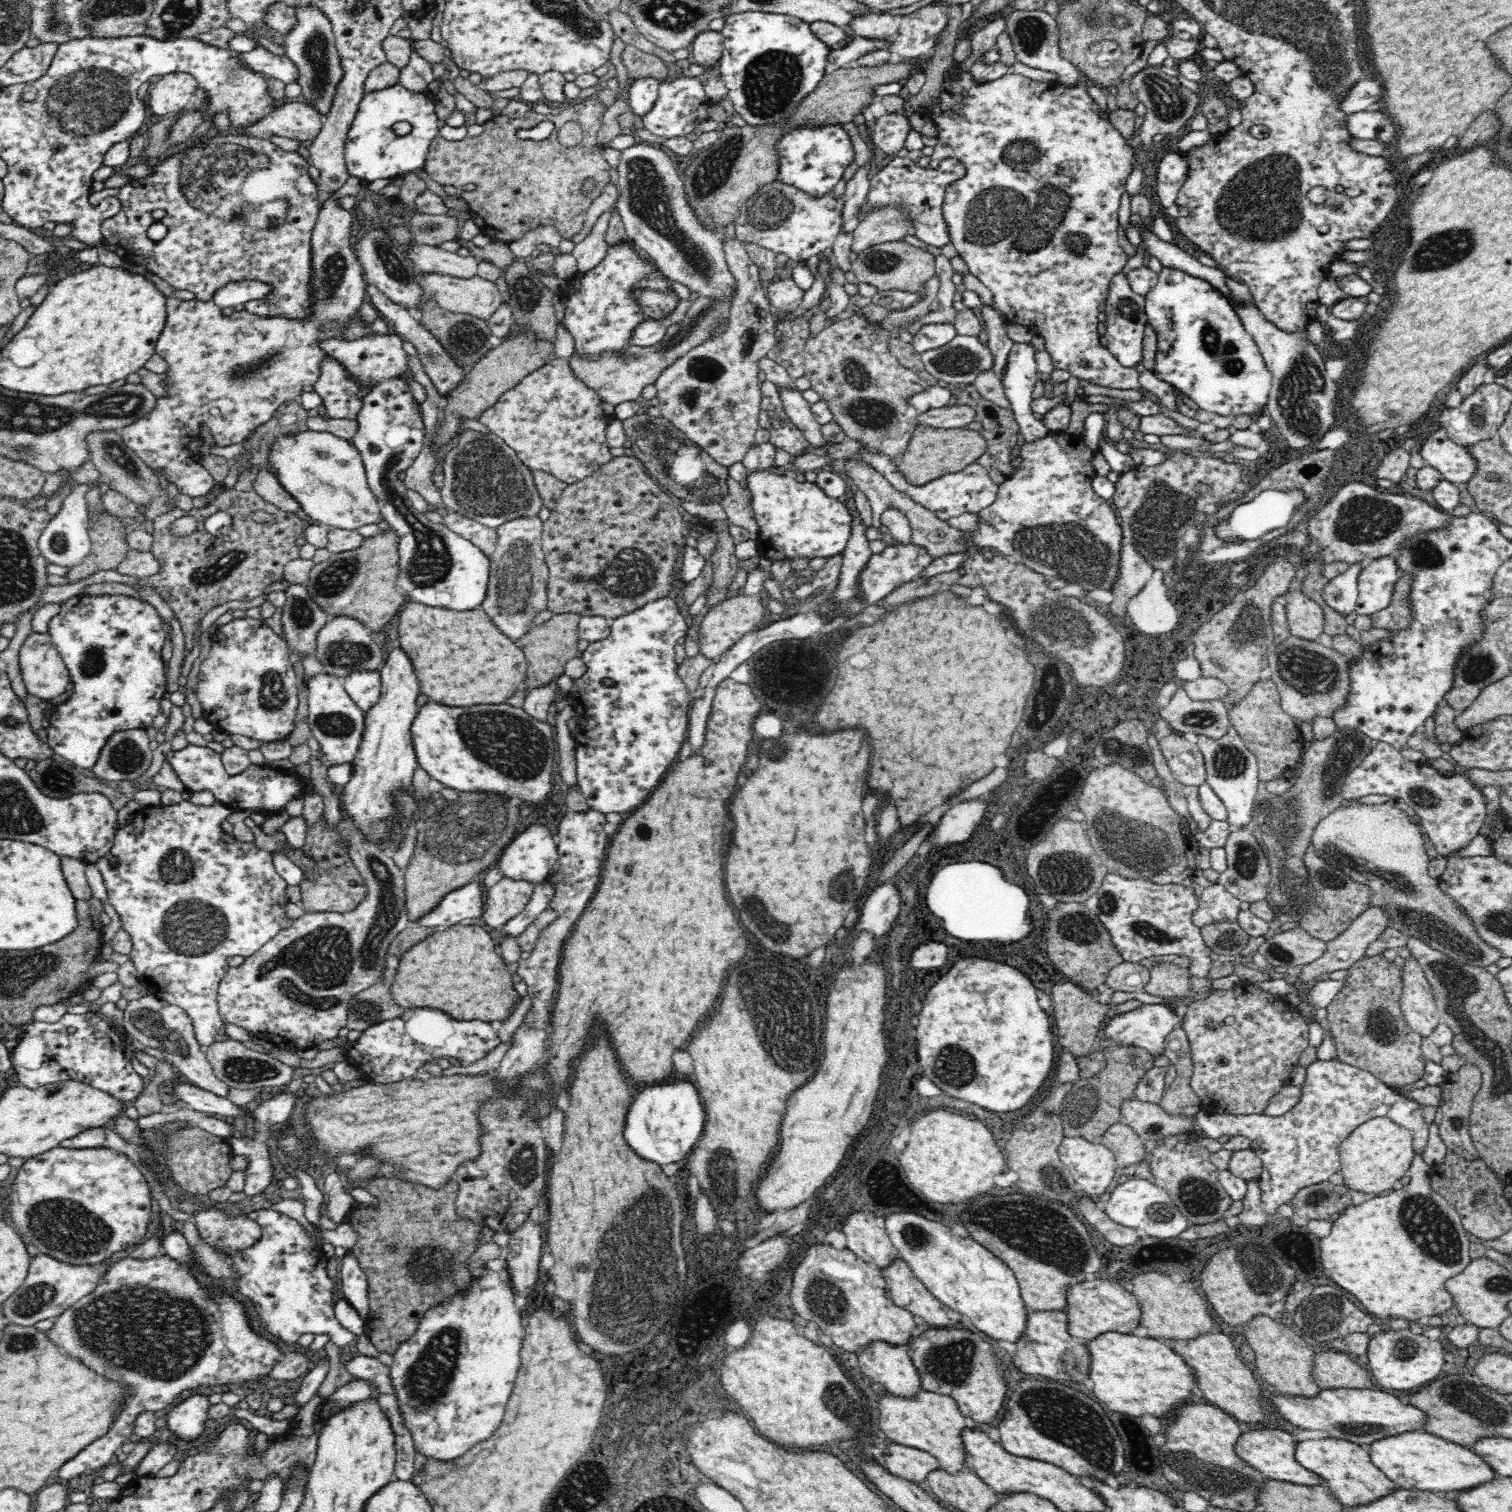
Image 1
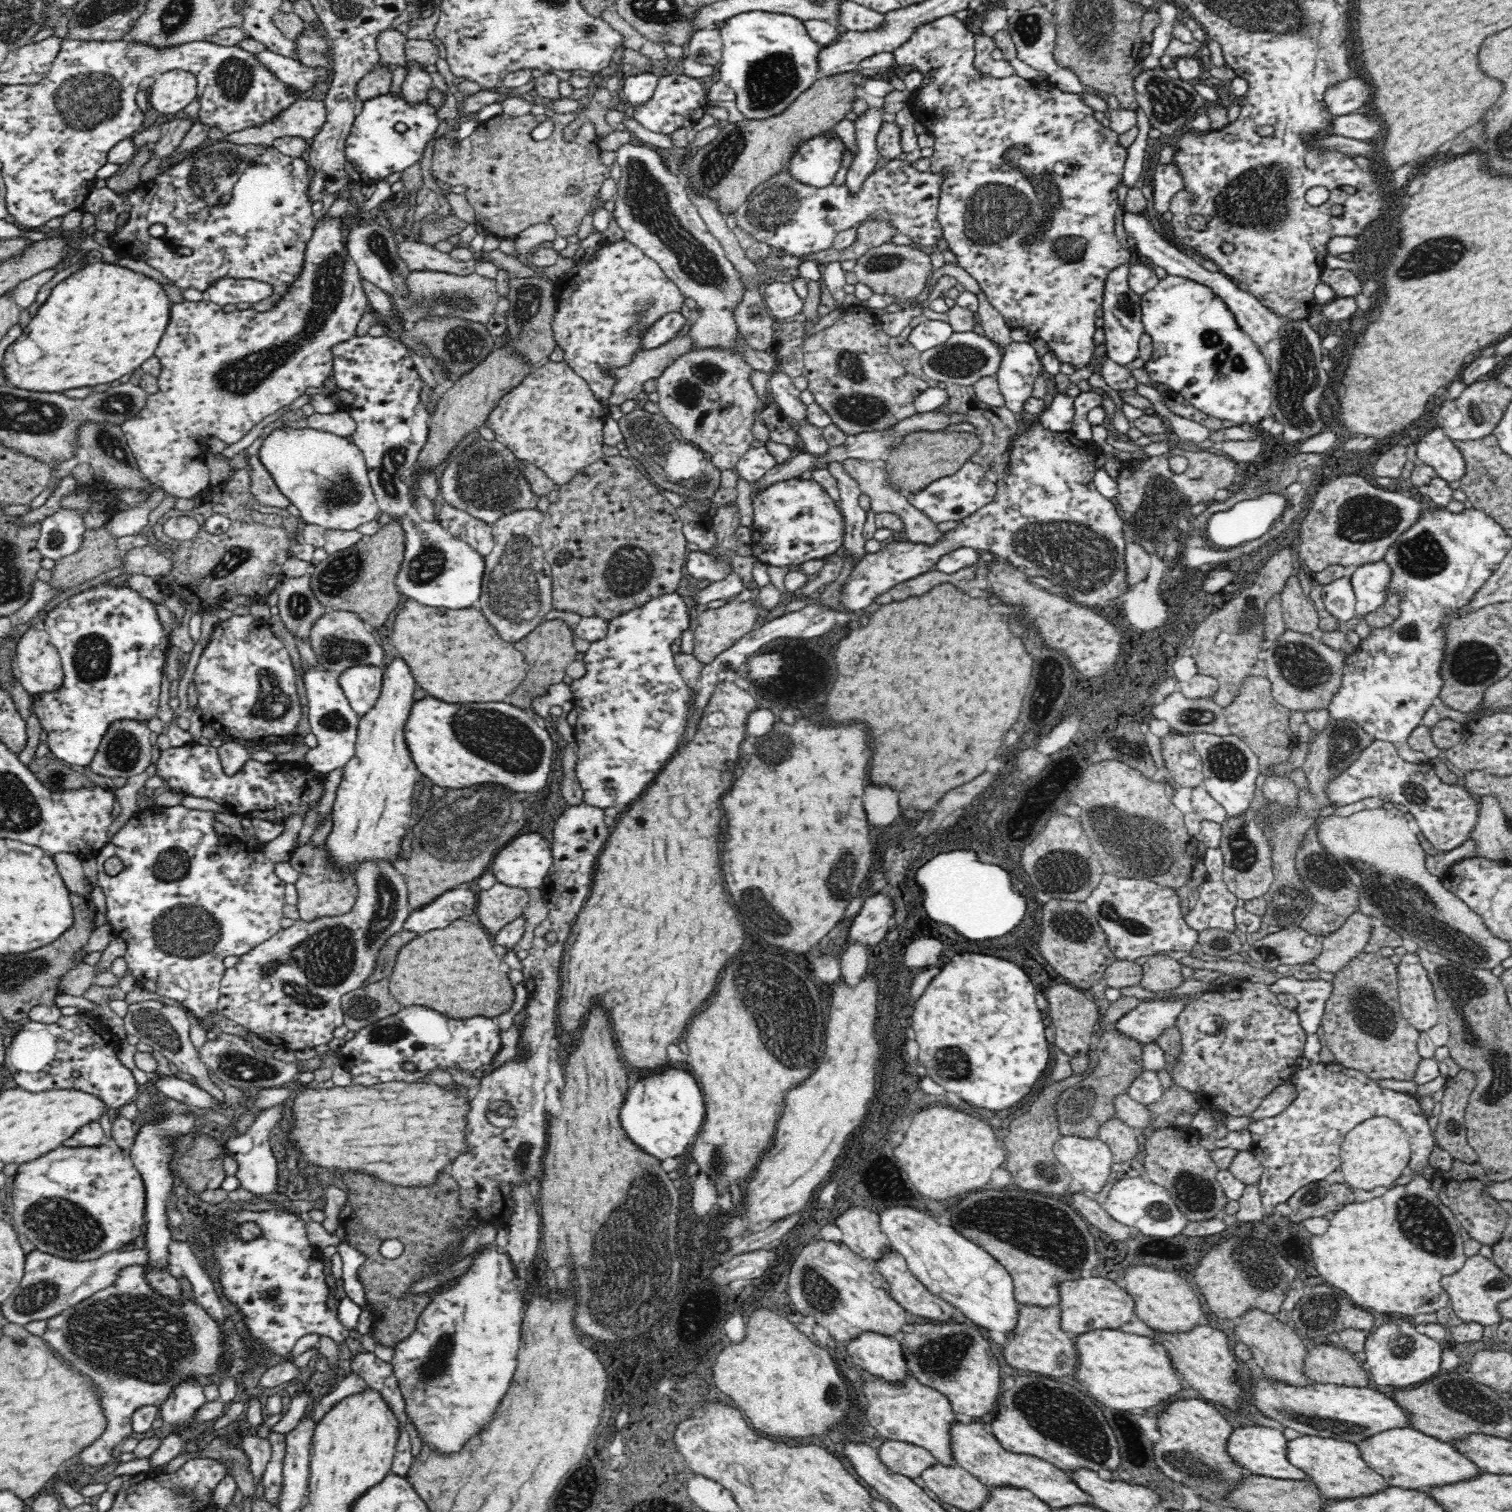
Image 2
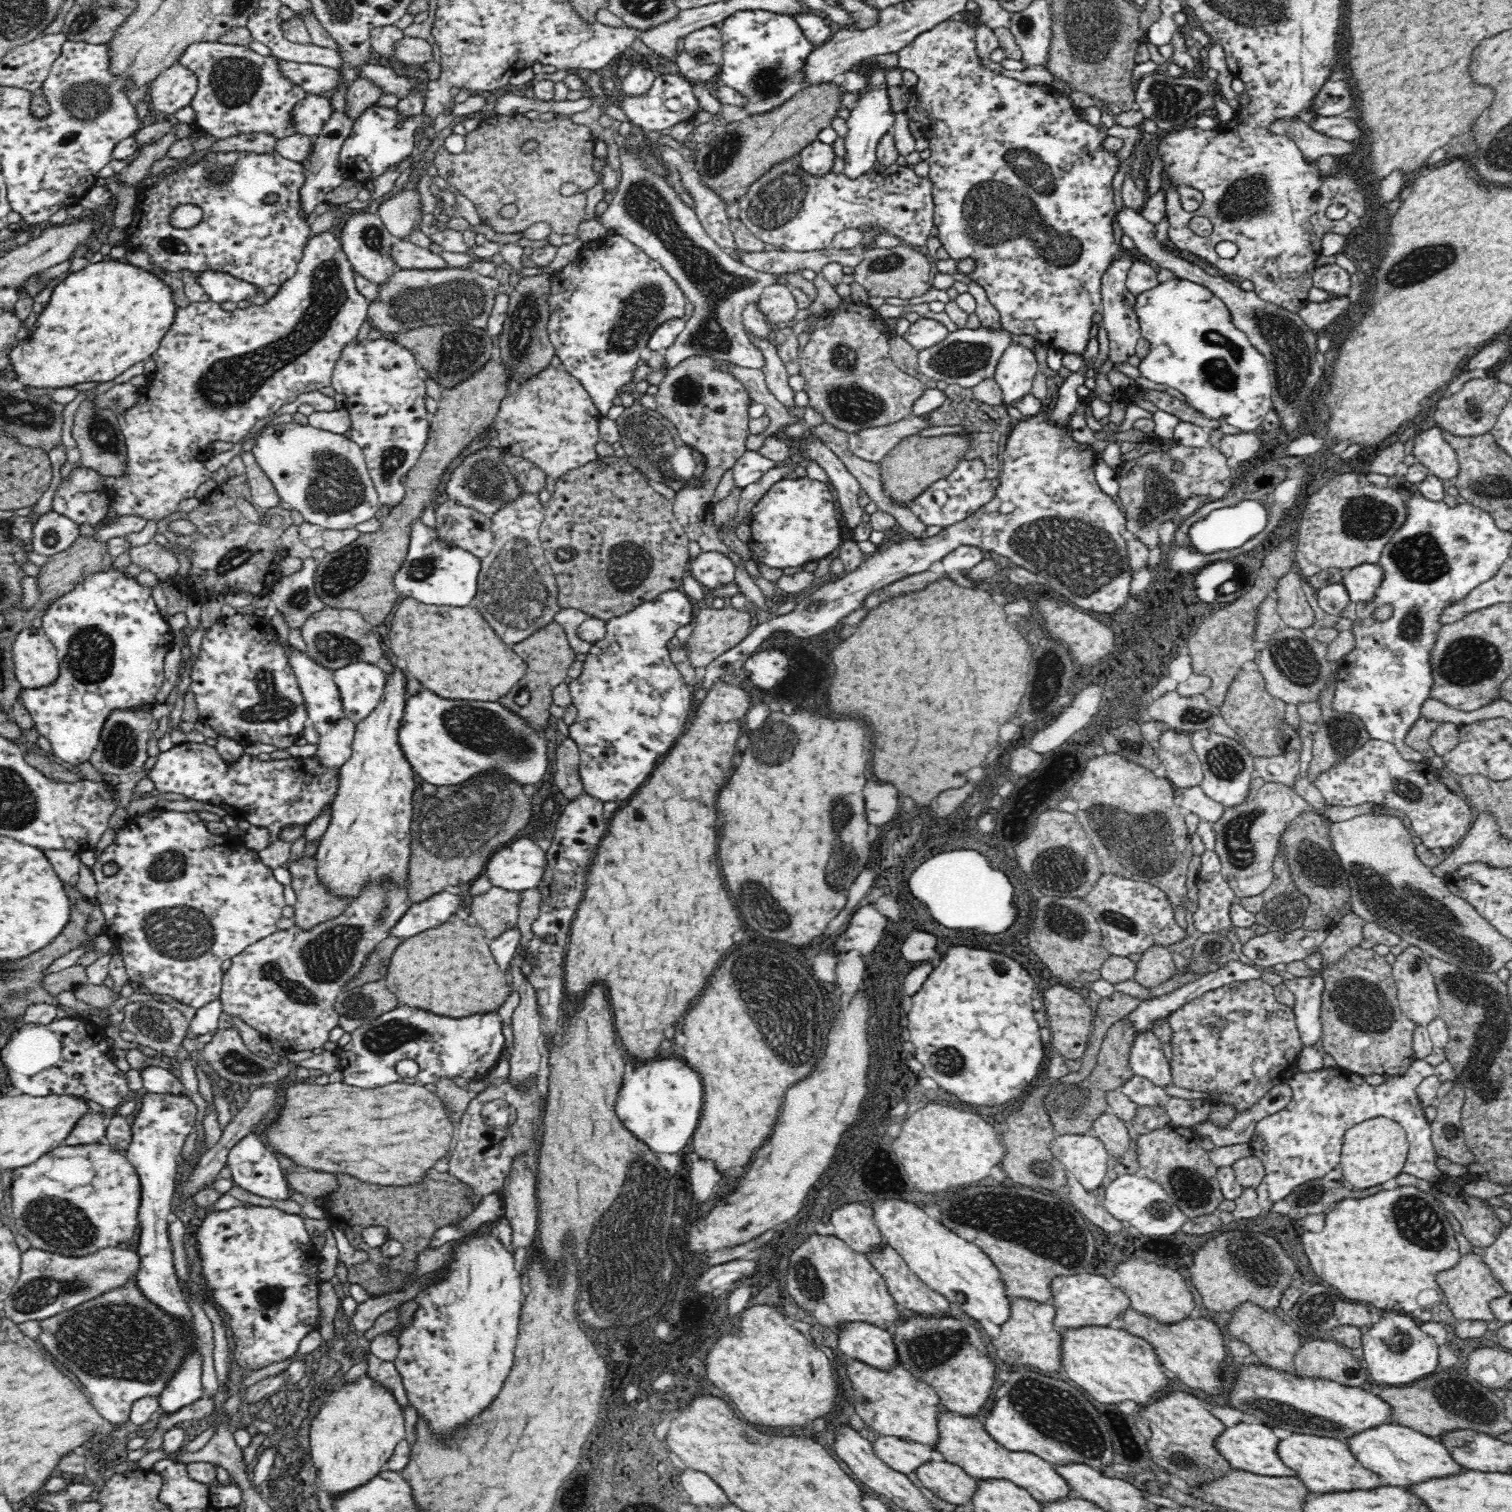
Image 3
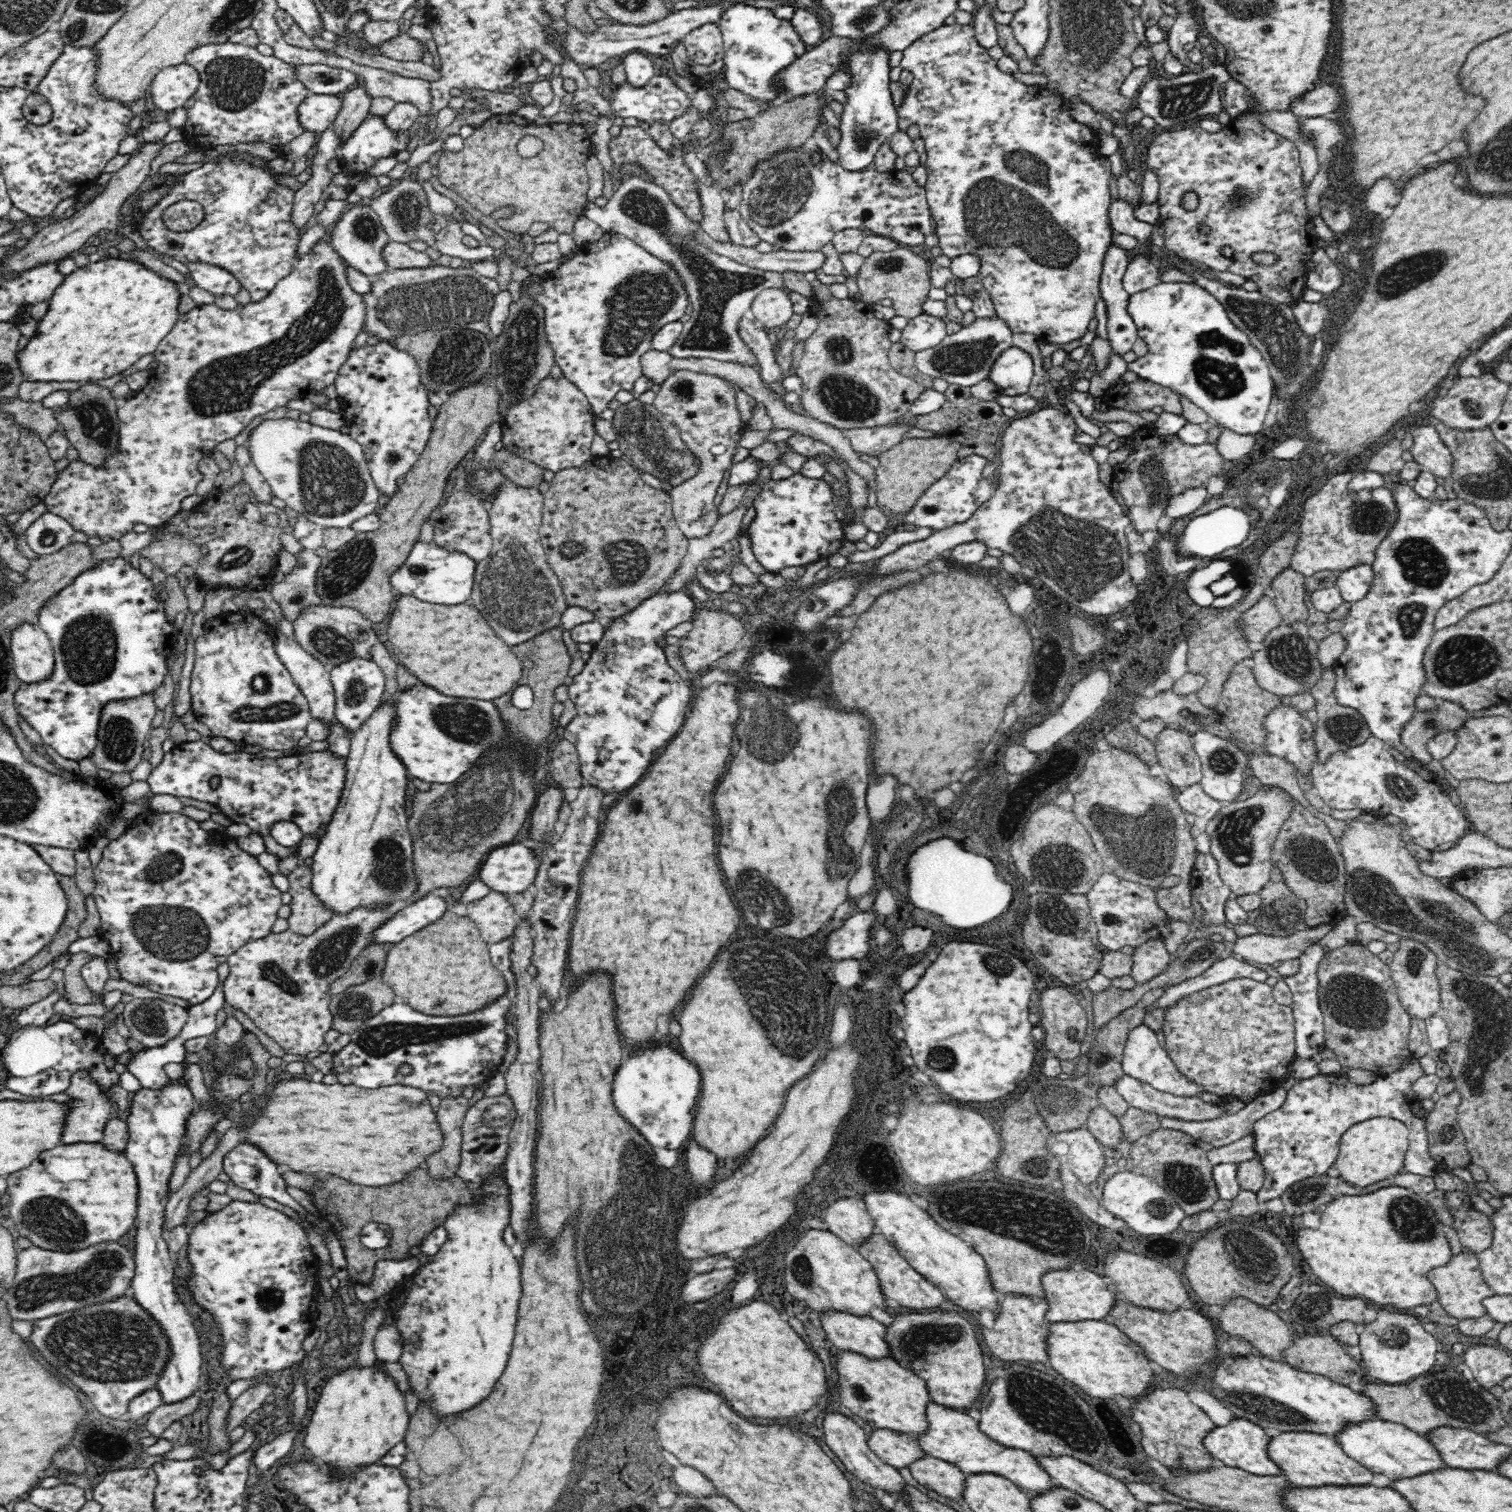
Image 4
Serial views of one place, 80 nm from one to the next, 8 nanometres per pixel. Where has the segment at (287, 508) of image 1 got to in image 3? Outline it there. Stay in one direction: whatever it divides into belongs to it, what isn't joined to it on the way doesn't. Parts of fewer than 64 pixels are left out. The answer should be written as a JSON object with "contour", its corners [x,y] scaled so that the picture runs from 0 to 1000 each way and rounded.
{"contour":[[[167,298],[160,298],[159,303],[160,303],[162,313],[164,315],[167,333],[173,337],[182,337],[182,336],[184,336],[187,333],[187,329],[182,324],[179,315],[172,310]]]}

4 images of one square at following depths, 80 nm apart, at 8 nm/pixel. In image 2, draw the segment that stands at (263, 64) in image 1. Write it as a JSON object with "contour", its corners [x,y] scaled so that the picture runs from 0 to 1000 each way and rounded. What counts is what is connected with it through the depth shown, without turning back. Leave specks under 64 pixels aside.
{"contour":[[[177,32],[169,34],[168,38],[170,42],[181,49],[185,55],[194,57],[197,61],[205,60],[206,56],[216,49],[213,45],[212,47],[209,47],[209,45],[202,45],[196,39],[182,36]]]}

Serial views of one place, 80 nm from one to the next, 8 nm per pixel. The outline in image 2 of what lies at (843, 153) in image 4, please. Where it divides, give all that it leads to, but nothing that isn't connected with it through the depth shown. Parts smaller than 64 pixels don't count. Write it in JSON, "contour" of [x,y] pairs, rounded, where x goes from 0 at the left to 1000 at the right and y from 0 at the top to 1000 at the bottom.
{"contour":[[[574,71],[571,75],[569,75],[565,80],[565,91],[567,102],[565,103],[563,109],[561,111],[559,122],[563,130],[569,128],[571,122],[579,111],[581,106],[583,105],[580,98],[579,89],[582,83],[587,76],[583,71]]]}

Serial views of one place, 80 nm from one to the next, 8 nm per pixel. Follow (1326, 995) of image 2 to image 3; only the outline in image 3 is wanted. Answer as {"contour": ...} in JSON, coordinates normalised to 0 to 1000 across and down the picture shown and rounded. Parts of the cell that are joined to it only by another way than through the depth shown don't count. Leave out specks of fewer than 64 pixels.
{"contour":[[[874,646],[857,646],[849,648],[849,653],[852,653],[856,659],[855,669],[862,692],[869,692],[874,687],[874,665],[877,651]]]}

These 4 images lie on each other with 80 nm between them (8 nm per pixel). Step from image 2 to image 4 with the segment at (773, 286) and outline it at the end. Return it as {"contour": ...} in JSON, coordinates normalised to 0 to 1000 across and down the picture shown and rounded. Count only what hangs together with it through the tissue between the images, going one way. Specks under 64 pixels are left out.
{"contour":[[[519,189],[505,192],[497,201],[495,206],[495,208],[509,220],[513,216],[517,217],[525,207],[522,192]]]}

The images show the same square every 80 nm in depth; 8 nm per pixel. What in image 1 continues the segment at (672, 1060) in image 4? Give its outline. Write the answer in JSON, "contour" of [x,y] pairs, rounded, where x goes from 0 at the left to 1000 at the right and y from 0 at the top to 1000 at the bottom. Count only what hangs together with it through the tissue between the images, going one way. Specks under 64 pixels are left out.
{"contour":[[[455,716],[437,717],[437,720],[426,720],[421,725],[421,730],[415,737],[414,755],[418,762],[435,771],[452,767],[459,761],[466,749],[466,733],[460,725],[460,720]]]}

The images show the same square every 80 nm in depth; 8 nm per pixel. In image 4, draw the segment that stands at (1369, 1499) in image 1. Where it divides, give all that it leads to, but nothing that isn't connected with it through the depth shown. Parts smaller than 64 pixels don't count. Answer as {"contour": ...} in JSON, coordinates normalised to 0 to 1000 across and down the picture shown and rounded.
{"contour":[[[848,947],[841,951],[839,961],[848,971],[849,976],[858,984],[901,983],[907,982],[909,979],[909,974],[891,963],[883,950],[866,947]]]}

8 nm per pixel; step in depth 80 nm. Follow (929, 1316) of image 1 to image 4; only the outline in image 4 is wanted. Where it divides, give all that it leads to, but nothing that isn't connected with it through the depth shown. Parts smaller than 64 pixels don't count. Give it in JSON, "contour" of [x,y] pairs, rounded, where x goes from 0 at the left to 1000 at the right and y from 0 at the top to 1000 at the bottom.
{"contour":[[[577,816],[576,820],[567,825],[570,831],[573,831],[581,844],[582,850],[589,860],[593,860],[594,862],[604,866],[620,866],[624,862],[625,856],[622,853],[615,849],[610,843],[607,843],[597,831],[589,823],[585,817]]]}

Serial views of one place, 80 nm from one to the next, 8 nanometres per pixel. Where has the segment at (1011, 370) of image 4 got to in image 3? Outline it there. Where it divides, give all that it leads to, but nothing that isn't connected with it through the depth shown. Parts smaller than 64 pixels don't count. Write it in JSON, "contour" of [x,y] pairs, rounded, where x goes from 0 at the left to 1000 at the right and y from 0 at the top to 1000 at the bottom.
{"contour":[[[669,226],[665,230],[659,243],[657,250],[663,261],[663,268],[668,270],[673,265],[681,261],[683,253],[687,247],[687,239],[684,232],[673,226]]]}

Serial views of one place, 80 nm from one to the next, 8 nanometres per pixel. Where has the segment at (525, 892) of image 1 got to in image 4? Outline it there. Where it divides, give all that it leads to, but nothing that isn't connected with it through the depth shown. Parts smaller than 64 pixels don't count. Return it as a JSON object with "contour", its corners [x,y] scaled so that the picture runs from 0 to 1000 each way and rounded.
{"contour":[[[325,589],[321,593],[310,597],[309,606],[316,612],[321,623],[329,623],[333,620],[338,618],[341,615],[341,611],[343,610],[341,601],[339,599],[336,591],[333,591],[333,589],[329,590],[328,589]]]}

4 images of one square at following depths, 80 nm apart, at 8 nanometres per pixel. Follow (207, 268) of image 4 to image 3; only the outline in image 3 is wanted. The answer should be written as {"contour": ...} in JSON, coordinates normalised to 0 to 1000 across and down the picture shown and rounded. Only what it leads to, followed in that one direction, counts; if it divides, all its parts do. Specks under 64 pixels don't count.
{"contour":[[[134,180],[131,187],[139,196],[138,198],[144,201],[163,198],[168,199],[169,196],[173,194],[173,191],[169,187],[163,187],[147,180]]]}

